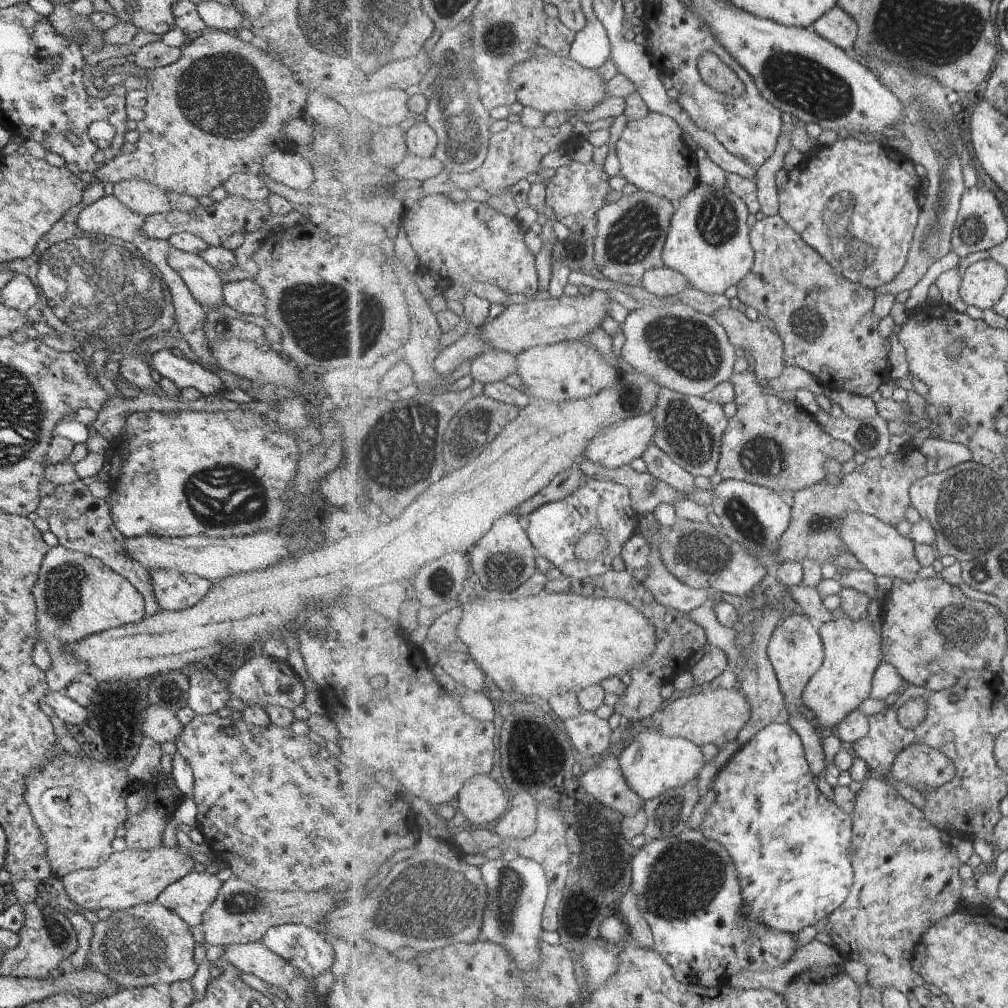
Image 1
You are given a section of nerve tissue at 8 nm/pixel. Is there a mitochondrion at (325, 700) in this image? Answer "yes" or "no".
no

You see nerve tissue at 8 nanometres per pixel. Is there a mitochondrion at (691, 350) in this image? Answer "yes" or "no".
yes

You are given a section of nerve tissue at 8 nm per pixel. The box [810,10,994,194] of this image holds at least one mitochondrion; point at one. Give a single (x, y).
(929, 108)

